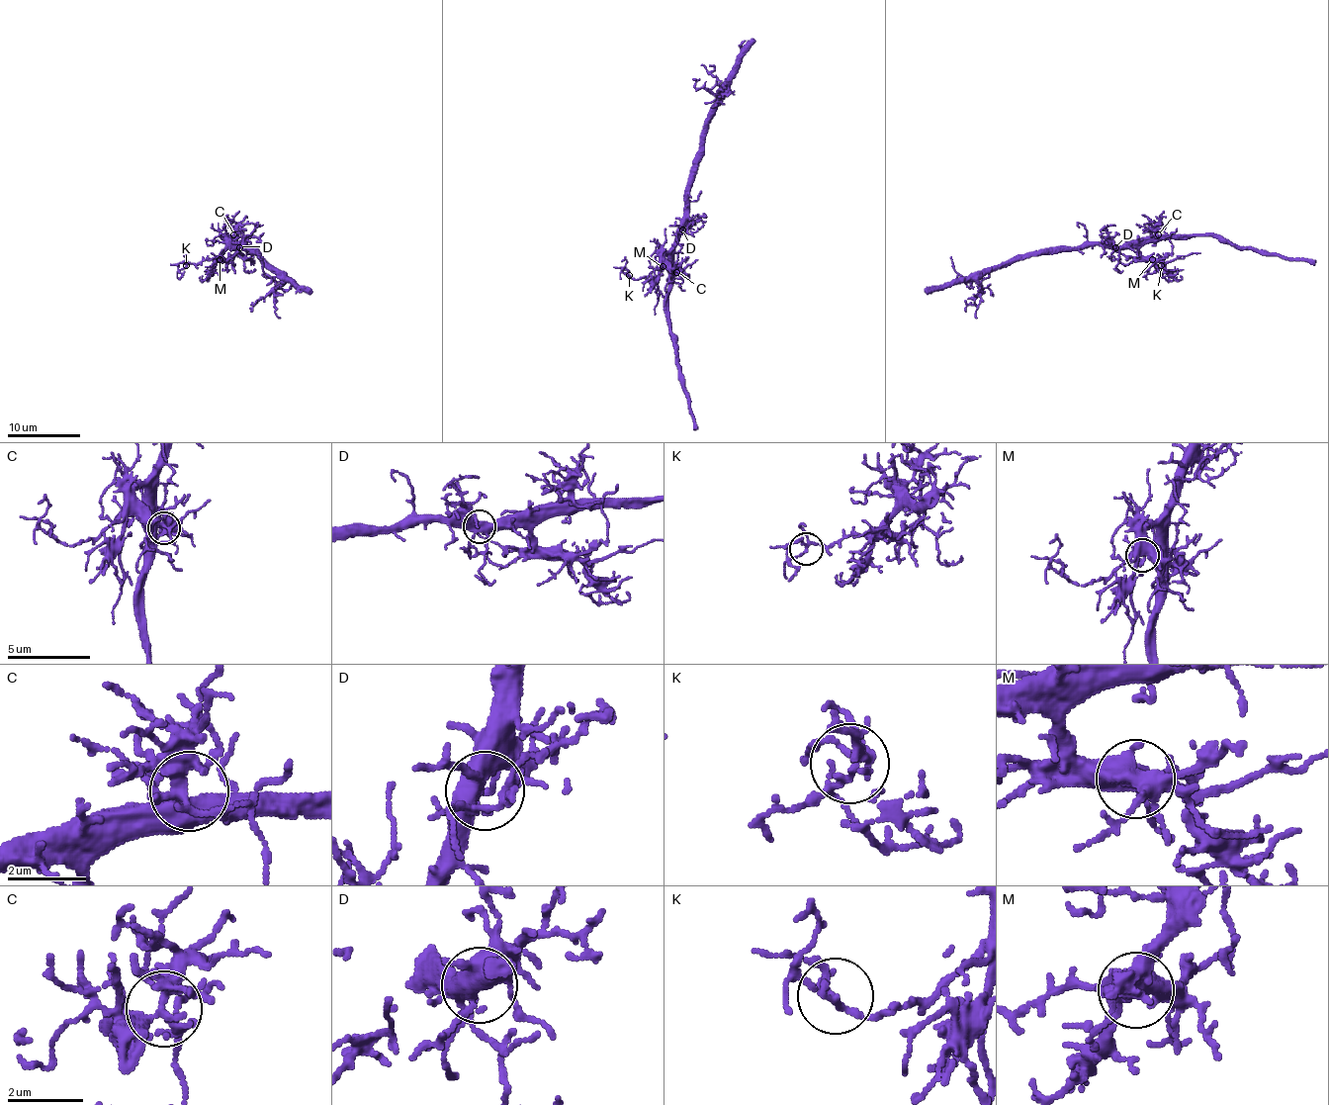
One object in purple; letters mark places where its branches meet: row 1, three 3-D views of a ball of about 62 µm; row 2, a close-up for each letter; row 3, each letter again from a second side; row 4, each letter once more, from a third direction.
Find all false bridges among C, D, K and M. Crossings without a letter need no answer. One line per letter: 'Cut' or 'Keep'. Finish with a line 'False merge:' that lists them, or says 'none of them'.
C: Keep
D: Keep
K: Keep
M: Keep
False merge: none of them

